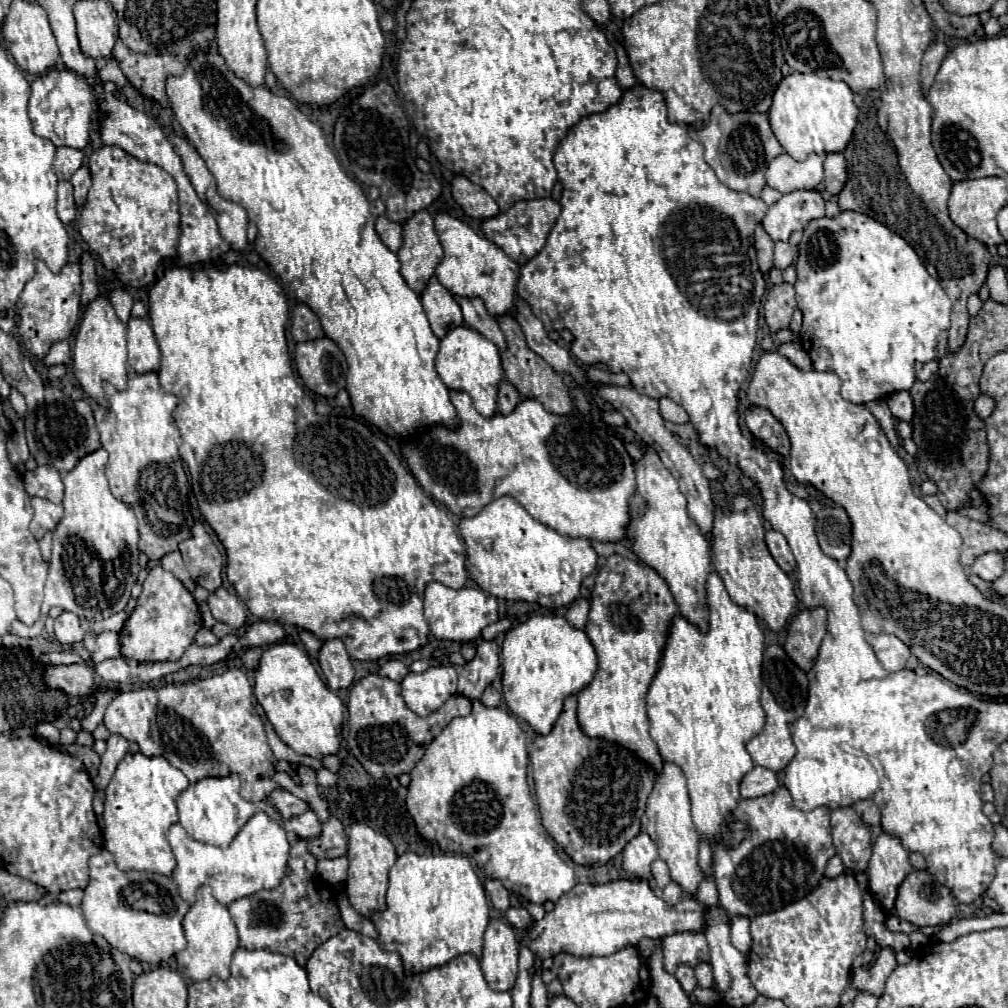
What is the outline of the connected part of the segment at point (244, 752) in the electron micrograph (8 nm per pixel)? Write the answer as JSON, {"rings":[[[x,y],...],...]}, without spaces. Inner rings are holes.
{"rings":[[[227,668],[221,674],[213,674],[209,678],[199,678],[185,684],[163,684],[139,690],[121,692],[109,706],[103,718],[103,724],[111,734],[119,734],[129,742],[137,742],[139,750],[145,756],[163,756],[175,768],[179,768],[191,784],[207,778],[207,776],[229,776],[237,774],[241,780],[241,796],[247,802],[263,802],[281,788],[273,782],[275,756],[267,744],[265,728],[261,718],[257,716],[251,704],[251,684],[239,668]]]}

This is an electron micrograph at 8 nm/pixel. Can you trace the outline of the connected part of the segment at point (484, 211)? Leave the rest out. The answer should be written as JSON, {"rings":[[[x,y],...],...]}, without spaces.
{"rings":[[[455,176],[453,182],[453,198],[455,202],[465,210],[465,214],[469,214],[471,218],[493,218],[499,214],[499,208],[495,204],[495,200],[477,184],[469,182],[463,176]]]}

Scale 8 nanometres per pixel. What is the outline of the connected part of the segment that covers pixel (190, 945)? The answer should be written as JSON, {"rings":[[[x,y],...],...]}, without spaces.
{"rings":[[[209,886],[199,888],[195,904],[189,908],[189,912],[183,918],[183,930],[185,930],[185,938],[187,938],[187,948],[175,956],[179,962],[177,964],[179,972],[193,982],[203,982],[203,980],[209,980],[211,976],[227,980],[231,958],[233,958],[235,950],[239,948],[239,938],[237,938],[237,928],[227,912],[227,908],[221,906],[213,898]]]}

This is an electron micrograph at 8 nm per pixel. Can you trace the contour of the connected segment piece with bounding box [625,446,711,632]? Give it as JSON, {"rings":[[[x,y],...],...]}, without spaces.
{"rings":[[[645,446],[643,458],[633,460],[637,490],[629,500],[629,526],[625,538],[631,542],[633,552],[641,562],[651,566],[665,578],[669,590],[679,606],[681,616],[707,632],[707,604],[705,604],[705,578],[711,572],[711,546],[699,526],[687,512],[687,500],[679,490],[679,482],[661,464],[655,448]]]}

